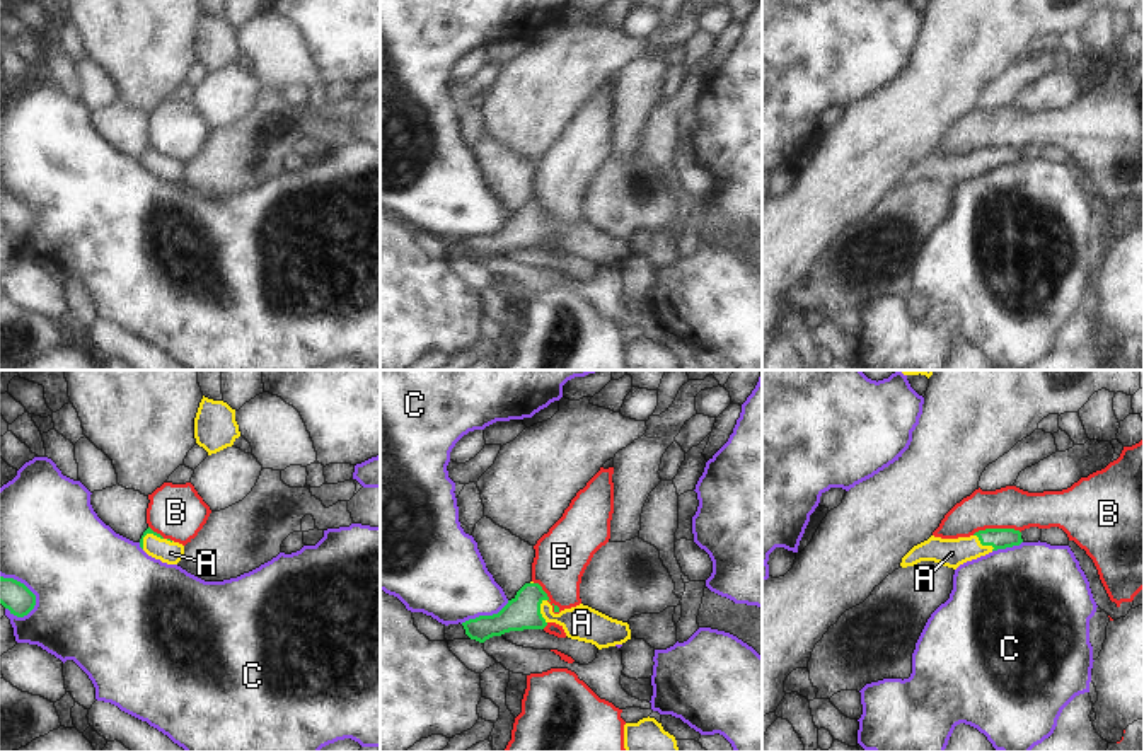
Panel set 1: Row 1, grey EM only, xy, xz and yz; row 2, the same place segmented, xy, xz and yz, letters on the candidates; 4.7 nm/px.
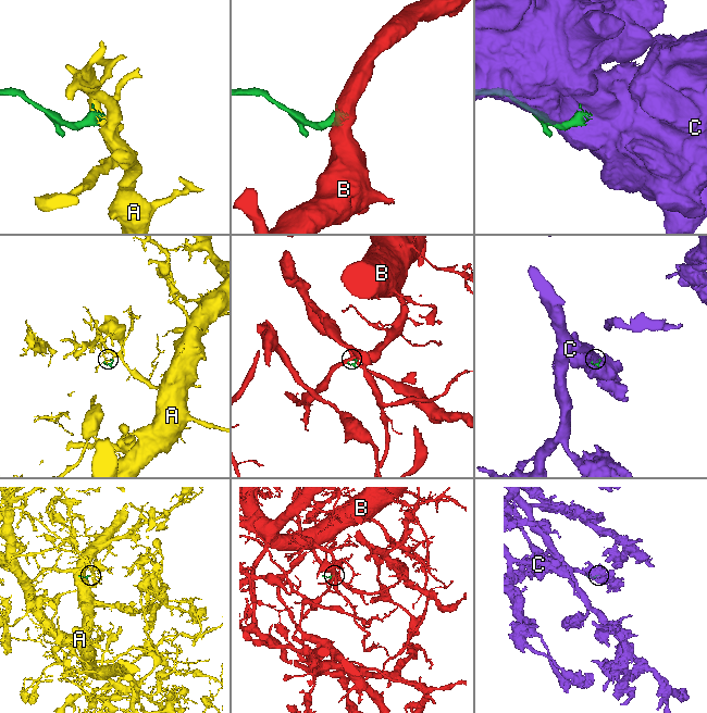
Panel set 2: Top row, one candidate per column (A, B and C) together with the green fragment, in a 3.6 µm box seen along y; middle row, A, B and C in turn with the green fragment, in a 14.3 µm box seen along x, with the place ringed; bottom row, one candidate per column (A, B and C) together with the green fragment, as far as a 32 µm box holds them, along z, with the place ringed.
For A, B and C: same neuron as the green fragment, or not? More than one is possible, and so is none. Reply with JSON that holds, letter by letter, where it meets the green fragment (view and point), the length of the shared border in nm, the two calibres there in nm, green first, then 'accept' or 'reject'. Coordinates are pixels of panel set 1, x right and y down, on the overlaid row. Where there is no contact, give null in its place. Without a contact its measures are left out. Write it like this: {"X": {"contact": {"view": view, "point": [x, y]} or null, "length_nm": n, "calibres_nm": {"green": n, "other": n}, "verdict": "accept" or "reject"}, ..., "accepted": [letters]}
{"A": {"contact": {"view": "xz", "point": [539, 611]}, "length_nm": 120, "calibres_nm": {"green": 160, "other": 170}, "verdict": "accept"}, "B": {"contact": {"view": "yz", "point": [996, 529]}, "length_nm": 240, "calibres_nm": {"green": 100, "other": 200}, "verdict": "reject"}, "C": {"contact": {"view": "xz", "point": [485, 616]}, "length_nm": 260, "calibres_nm": {"green": 160, "other": 380}, "verdict": "reject"}, "accepted": ["A"]}

